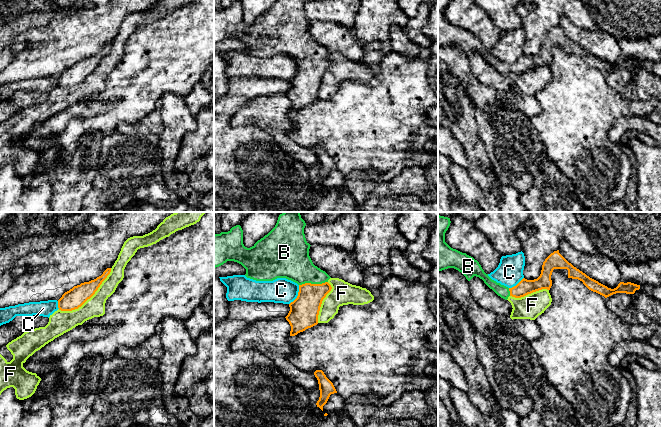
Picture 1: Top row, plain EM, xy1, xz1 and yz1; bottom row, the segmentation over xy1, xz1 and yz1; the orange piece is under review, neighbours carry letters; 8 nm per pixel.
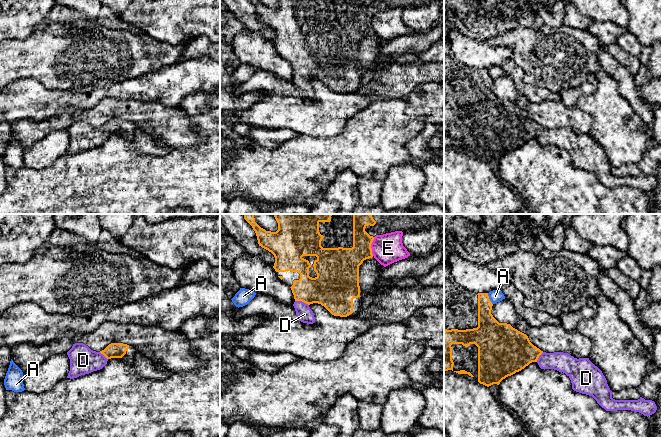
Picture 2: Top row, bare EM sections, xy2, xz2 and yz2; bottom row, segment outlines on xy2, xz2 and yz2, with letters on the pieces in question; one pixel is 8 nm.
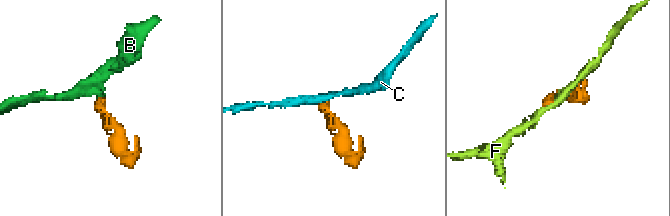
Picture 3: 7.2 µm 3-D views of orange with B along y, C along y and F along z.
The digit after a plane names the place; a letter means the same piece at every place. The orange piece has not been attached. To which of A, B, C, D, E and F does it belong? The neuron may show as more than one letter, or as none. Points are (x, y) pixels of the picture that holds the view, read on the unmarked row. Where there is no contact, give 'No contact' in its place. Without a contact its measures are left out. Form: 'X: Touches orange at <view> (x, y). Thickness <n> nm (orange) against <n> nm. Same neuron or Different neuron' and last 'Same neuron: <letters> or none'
A: Touches orange at yz2 (489, 75). Thickness 200 nm (orange) against 100 nm. Different neuron
B: Touches orange at xz1 (313, 60). Thickness 240 nm (orange) against 280 nm. Same neuron
C: Touches orange at xz1 (298, 71). Thickness 240 nm (orange) against 200 nm. Different neuron
D: Touches orange at xz2 (302, 77). Thickness 300 nm (orange) against 130 nm. Same neuron
E: Touches orange at xz2 (370, 22). Thickness 240 nm (orange) against 240 nm. Different neuron
F: Touches orange at xy1 (88, 74). Thickness 160 nm (orange) against 160 nm. Different neuron
Same neuron: B, D

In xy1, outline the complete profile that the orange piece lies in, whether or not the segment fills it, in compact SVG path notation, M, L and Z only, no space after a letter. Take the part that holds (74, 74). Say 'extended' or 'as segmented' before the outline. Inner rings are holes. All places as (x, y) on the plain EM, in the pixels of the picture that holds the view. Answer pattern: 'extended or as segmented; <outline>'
as segmented; M107 44L103 50L94 56L81 59L65 68L58 76L58 84L61 87L72 87L81 83L98 66L102 58L110 50L111 44Z

